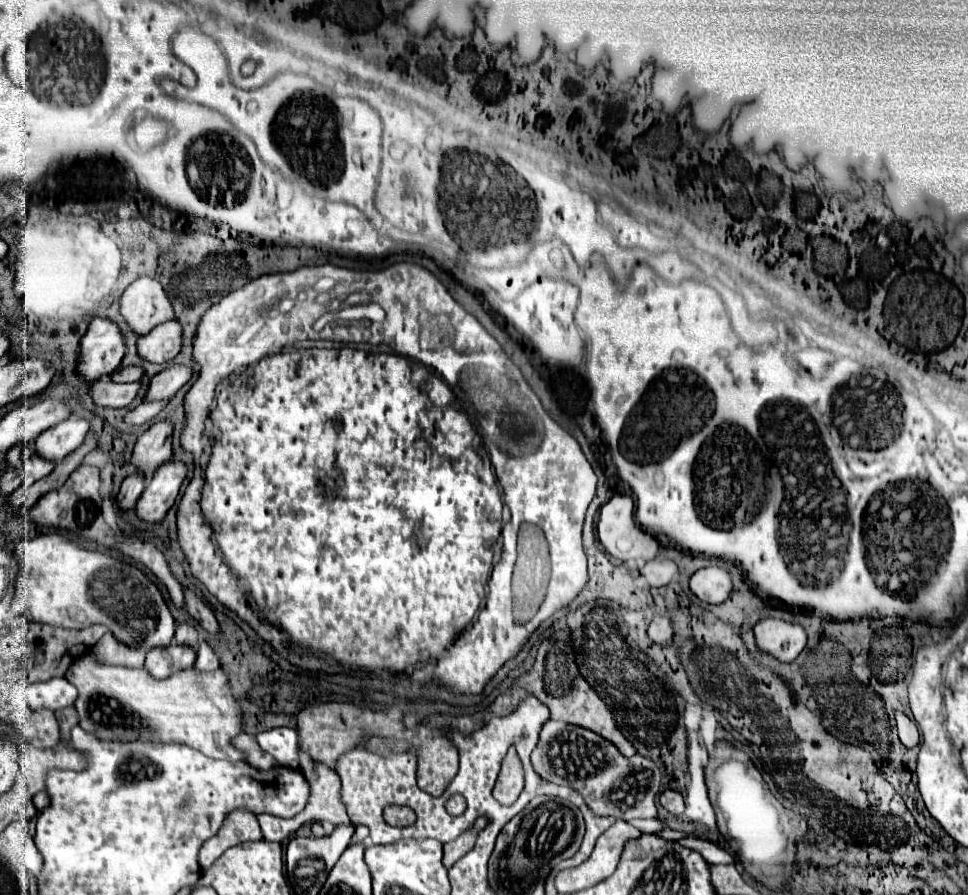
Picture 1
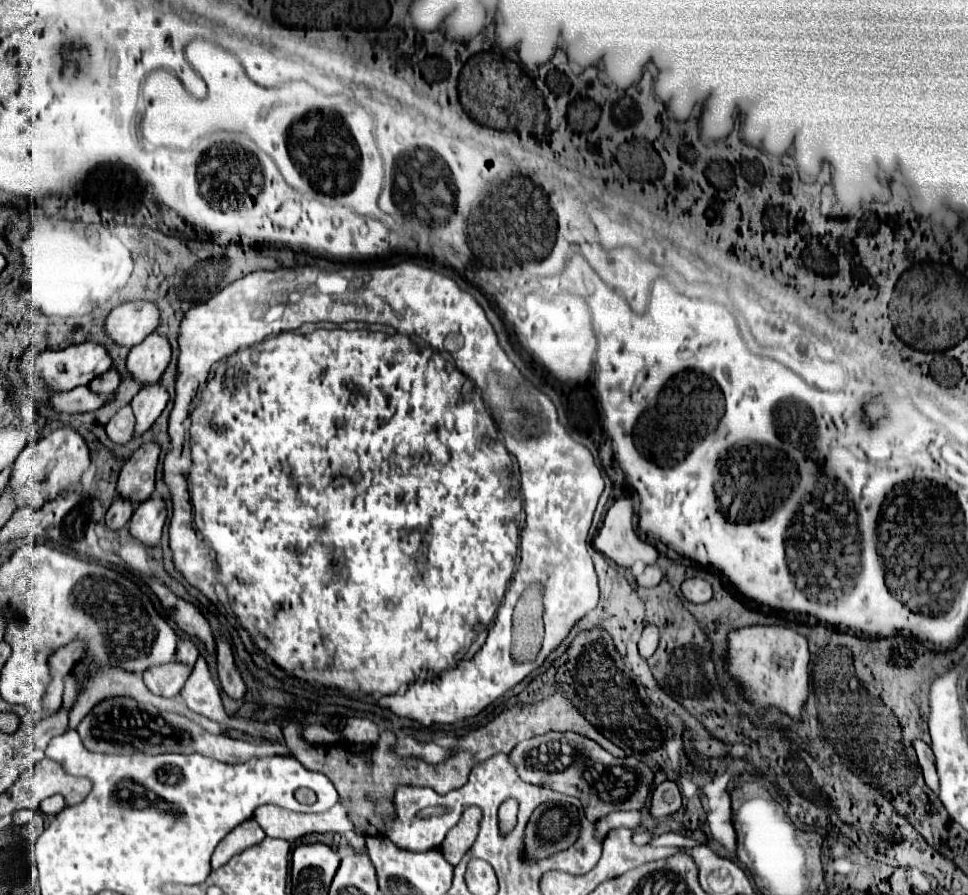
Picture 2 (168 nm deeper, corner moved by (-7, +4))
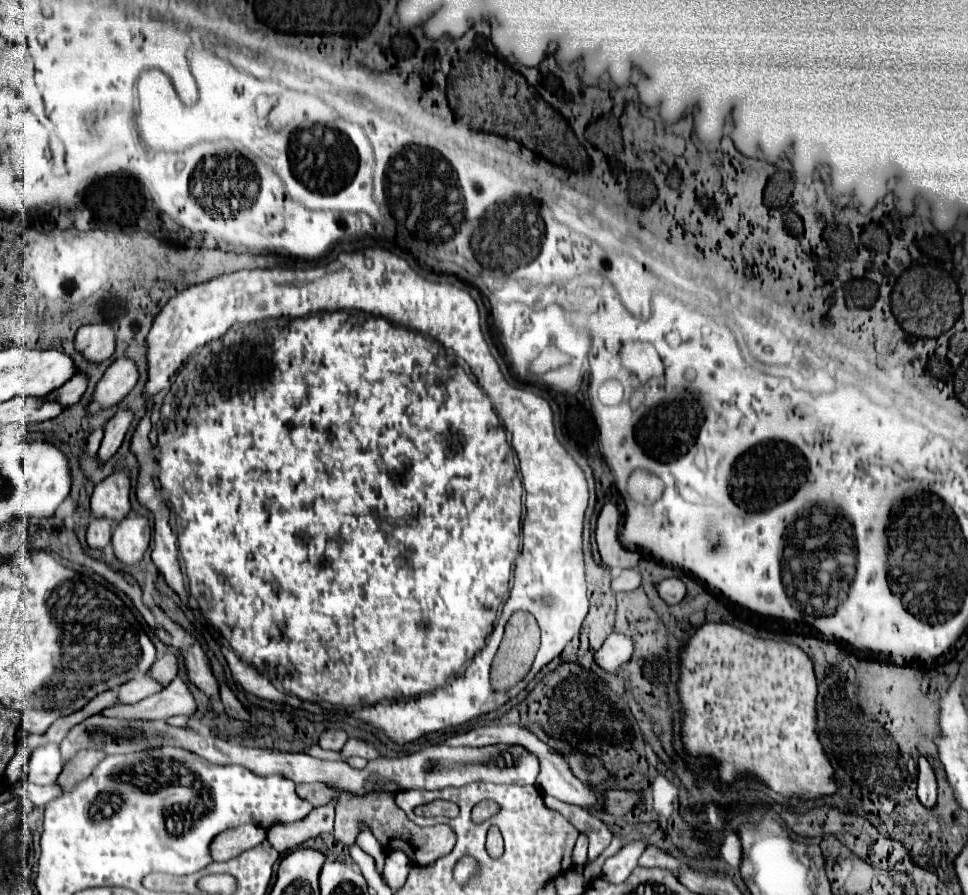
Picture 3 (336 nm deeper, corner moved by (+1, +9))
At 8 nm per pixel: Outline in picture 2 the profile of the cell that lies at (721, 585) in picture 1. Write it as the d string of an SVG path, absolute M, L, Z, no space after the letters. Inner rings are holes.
M703 577L687 579L683 585L683 595L693 603L707 603L713 597L713 585Z

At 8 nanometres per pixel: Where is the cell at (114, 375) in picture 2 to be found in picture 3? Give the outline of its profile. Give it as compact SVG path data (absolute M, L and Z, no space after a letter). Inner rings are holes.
M75 374L61 388L57 388L57 392L47 394L47 400L57 402L61 406L73 406L81 400L85 388L87 388L87 378L83 374Z

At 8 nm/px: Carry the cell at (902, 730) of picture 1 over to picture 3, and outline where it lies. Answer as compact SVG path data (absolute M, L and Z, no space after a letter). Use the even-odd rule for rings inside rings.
M919 758L919 786L917 786L917 798L925 808L933 808L937 802L937 782L931 764L927 758Z

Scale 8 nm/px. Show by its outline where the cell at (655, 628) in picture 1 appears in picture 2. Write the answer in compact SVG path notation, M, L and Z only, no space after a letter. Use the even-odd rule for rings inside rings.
M645 625L643 635L639 639L639 653L649 659L655 653L657 645L659 645L659 637L661 635L659 635L659 629L655 625Z

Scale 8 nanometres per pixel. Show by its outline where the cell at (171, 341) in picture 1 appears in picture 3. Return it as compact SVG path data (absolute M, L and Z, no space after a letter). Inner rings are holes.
M127 358L115 360L105 370L103 378L97 382L93 398L87 404L87 410L91 414L95 414L99 410L119 404L131 392L131 388L137 384L137 378L139 378L137 366L131 360L127 360Z

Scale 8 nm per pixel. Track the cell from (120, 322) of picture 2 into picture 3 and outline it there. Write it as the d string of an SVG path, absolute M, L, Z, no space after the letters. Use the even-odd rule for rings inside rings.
M105 324L81 326L75 334L75 350L81 352L93 364L99 364L99 362L111 358L115 352L113 330Z

